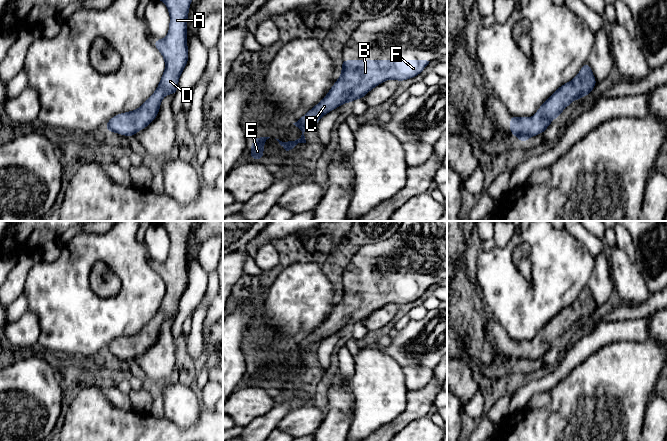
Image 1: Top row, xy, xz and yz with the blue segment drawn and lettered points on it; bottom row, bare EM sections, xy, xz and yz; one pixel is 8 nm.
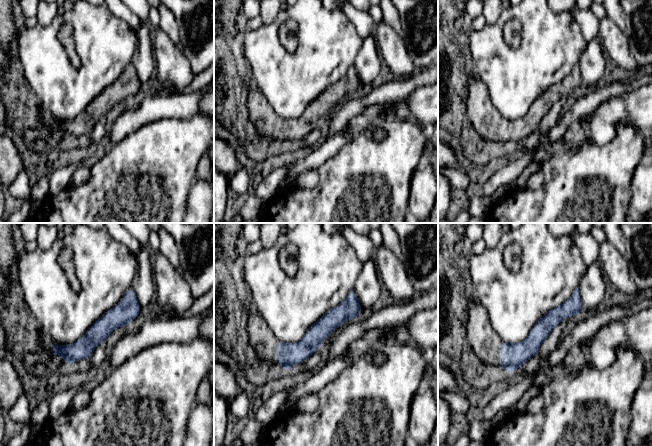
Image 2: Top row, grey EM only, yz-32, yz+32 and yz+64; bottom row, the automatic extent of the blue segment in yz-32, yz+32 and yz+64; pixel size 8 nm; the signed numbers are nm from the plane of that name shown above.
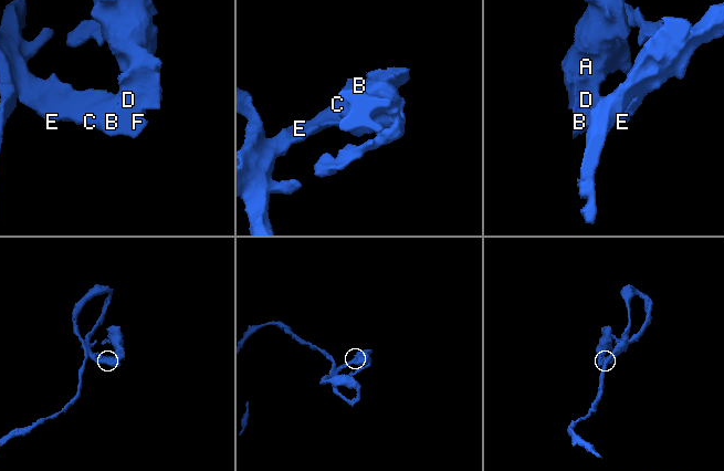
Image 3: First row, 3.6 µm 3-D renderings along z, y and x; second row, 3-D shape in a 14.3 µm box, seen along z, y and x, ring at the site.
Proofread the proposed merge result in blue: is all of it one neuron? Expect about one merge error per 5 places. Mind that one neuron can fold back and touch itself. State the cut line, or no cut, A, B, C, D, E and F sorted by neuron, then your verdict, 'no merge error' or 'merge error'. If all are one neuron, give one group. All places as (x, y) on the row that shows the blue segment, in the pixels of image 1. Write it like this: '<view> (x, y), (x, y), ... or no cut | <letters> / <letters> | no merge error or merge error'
no cut | A B C D E F | no merge error

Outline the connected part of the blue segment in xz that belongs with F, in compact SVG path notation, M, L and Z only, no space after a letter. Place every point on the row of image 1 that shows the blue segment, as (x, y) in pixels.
M342 60L342 72L326 96L293 123L302 131L300 138L282 142L276 139L287 154L298 143L306 143L304 132L315 127L322 116L344 103L352 103L364 96L379 84L394 79L411 79L426 68L427 60Z

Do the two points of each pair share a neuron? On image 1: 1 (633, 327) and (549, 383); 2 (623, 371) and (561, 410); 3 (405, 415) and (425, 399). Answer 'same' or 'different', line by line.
1: same
2: same
3: same

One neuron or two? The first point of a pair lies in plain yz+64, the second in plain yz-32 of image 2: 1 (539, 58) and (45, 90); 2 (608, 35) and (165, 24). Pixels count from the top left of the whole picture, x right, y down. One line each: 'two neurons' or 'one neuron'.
1: one neuron
2: two neurons

